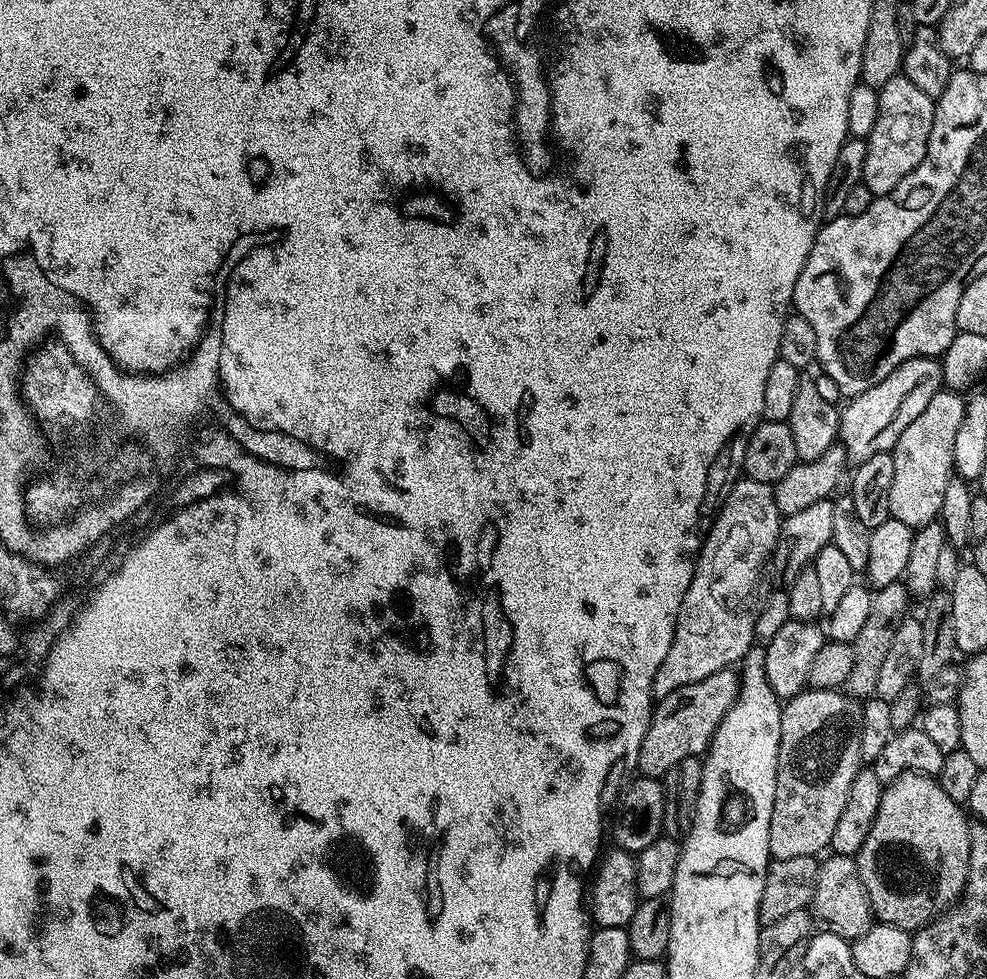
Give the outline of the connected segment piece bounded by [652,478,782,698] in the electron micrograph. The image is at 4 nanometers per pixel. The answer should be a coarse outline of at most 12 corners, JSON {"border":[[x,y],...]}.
{"border":[[737,479],[696,557],[653,697],[753,651],[781,523]]}

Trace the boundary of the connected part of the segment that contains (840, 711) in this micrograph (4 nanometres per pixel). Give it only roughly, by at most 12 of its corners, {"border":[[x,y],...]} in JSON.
{"border":[[859,699],[780,710],[772,860],[816,856],[860,773]]}

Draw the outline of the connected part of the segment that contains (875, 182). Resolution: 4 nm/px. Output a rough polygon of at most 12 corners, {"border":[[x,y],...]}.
{"border":[[903,74],[878,91],[862,181],[890,194],[922,162],[933,97]]}

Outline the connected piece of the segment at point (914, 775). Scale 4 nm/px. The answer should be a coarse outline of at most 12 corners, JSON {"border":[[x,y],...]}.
{"border":[[939,779],[885,784],[854,857],[915,934],[964,894],[971,833]]}

